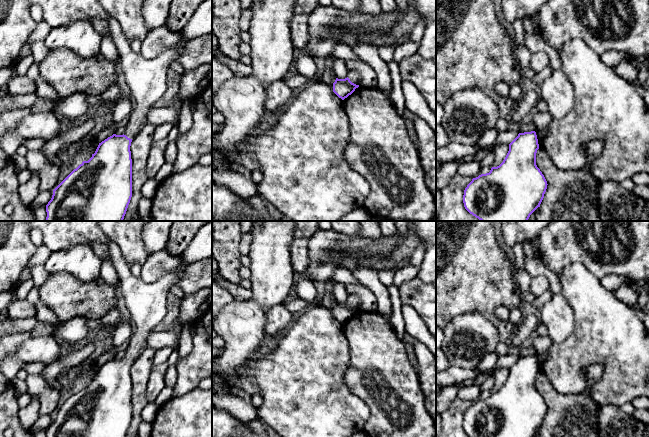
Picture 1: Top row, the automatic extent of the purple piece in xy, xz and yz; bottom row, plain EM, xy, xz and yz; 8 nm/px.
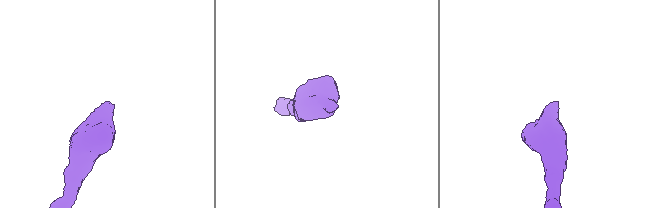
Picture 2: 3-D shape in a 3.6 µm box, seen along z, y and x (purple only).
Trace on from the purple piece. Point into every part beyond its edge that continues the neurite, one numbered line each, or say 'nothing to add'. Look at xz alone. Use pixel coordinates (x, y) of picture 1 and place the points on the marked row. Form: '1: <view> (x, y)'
1: xz (354, 76)

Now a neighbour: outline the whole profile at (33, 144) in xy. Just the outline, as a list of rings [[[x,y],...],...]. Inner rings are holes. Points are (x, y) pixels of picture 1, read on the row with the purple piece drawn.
[[[30,139],[30,140],[25,141],[24,146],[28,150],[39,150],[39,151],[41,151],[46,143],[47,143],[47,141],[45,141],[45,140]]]

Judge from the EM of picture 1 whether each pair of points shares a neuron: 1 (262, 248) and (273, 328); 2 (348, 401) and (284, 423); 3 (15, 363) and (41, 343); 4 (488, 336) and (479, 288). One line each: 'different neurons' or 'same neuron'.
1: different neurons
2: same neuron
3: same neuron
4: different neurons

